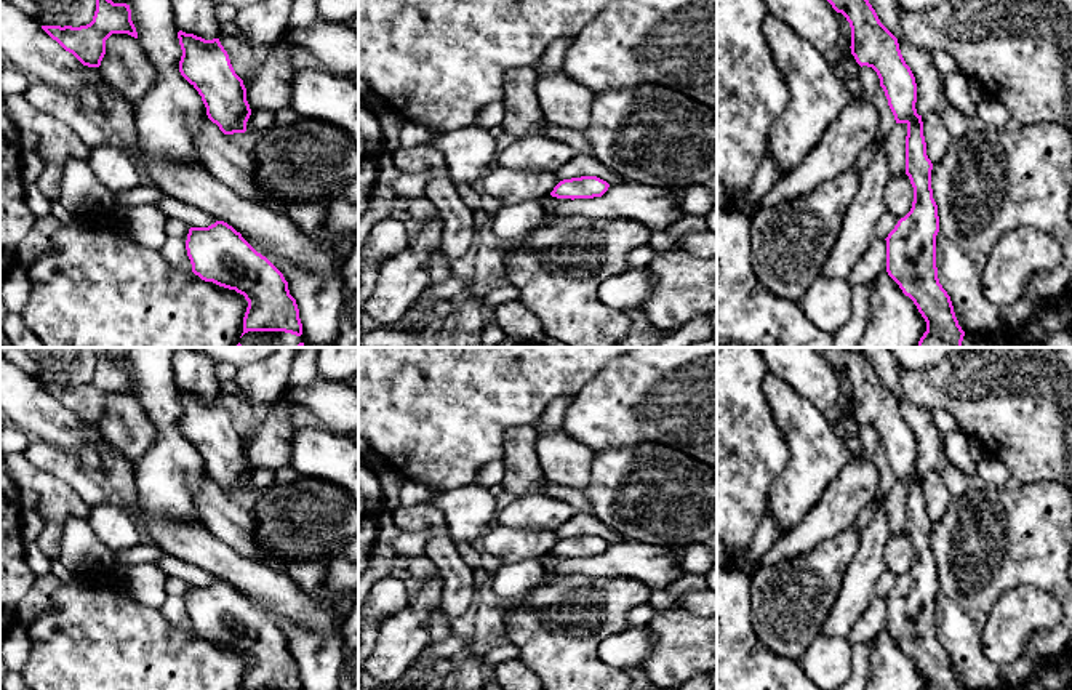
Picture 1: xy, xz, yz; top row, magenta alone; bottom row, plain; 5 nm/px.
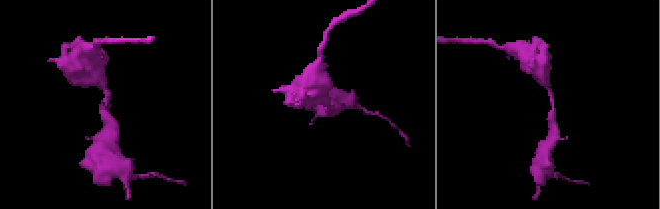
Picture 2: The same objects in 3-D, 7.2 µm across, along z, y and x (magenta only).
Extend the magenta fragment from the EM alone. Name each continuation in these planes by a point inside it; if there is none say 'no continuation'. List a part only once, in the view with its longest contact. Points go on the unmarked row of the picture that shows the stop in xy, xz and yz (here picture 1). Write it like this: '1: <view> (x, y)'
no continuation

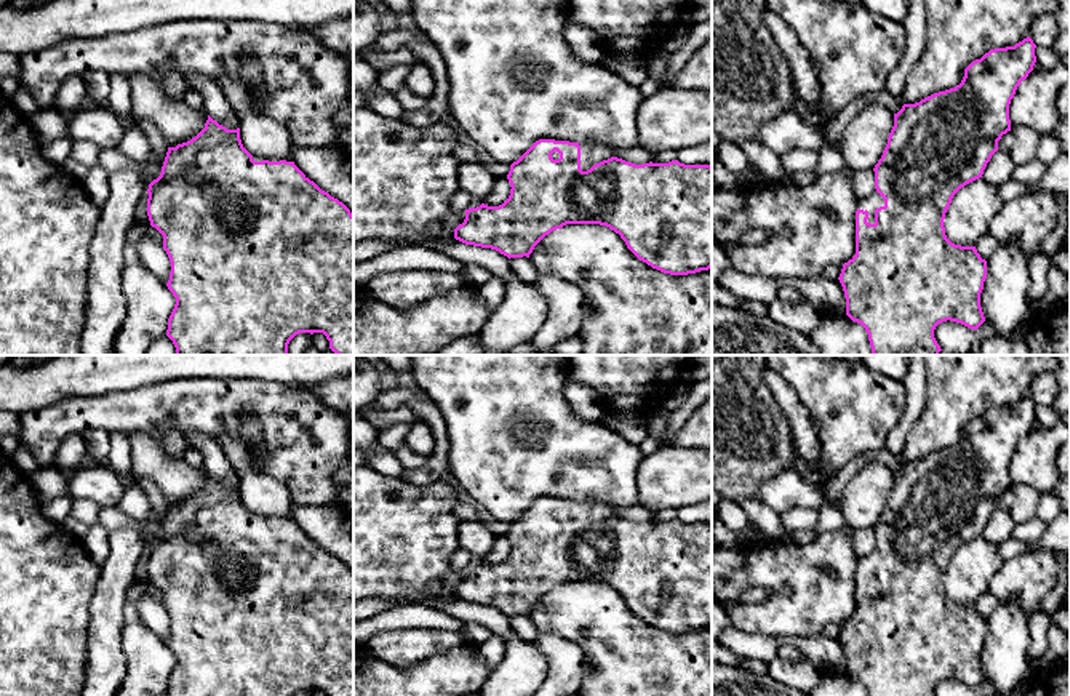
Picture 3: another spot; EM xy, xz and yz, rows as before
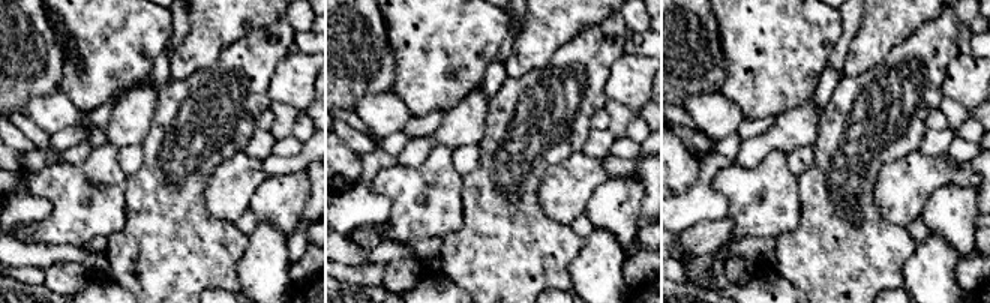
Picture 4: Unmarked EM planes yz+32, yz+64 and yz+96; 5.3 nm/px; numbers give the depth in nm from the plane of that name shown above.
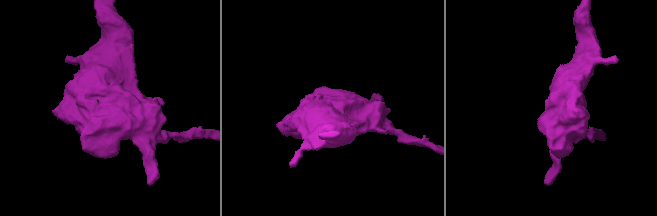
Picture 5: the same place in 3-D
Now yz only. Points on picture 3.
1: yz (875, 559)

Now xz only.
1: xz (590, 512)

